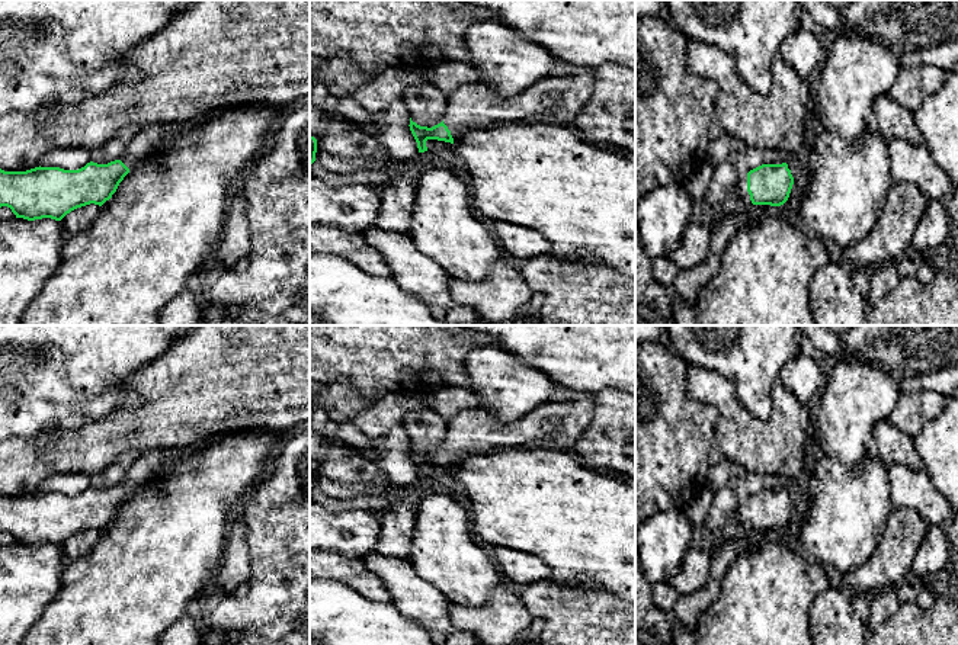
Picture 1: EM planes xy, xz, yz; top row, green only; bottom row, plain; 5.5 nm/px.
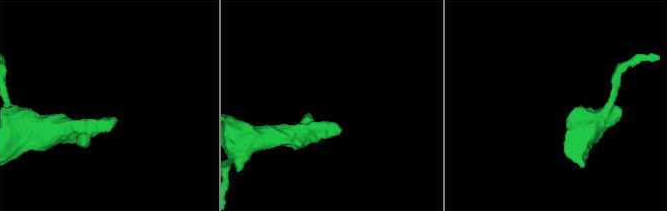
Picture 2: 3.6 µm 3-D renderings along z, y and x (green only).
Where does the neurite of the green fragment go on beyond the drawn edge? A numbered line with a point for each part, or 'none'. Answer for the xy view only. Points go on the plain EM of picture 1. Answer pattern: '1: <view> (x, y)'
1: xy (144, 471)

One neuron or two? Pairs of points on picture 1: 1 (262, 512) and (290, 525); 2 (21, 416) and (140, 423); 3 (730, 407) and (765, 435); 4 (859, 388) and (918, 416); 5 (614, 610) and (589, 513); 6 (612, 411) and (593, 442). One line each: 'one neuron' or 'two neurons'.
1: one neuron
2: two neurons
3: one neuron
4: two neurons
5: two neurons
6: one neuron

